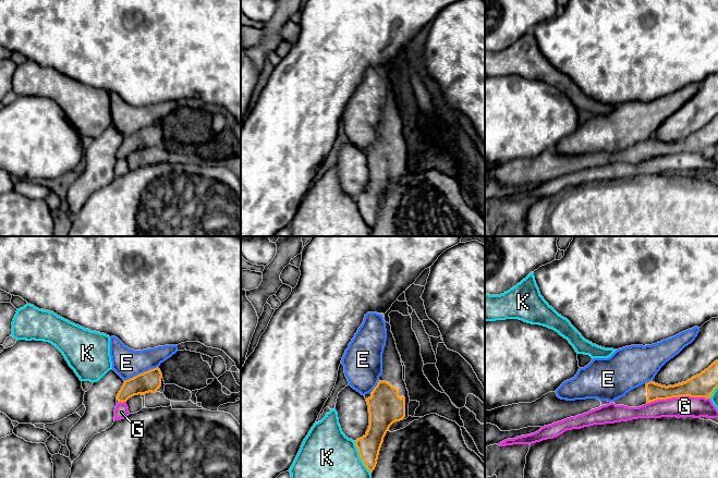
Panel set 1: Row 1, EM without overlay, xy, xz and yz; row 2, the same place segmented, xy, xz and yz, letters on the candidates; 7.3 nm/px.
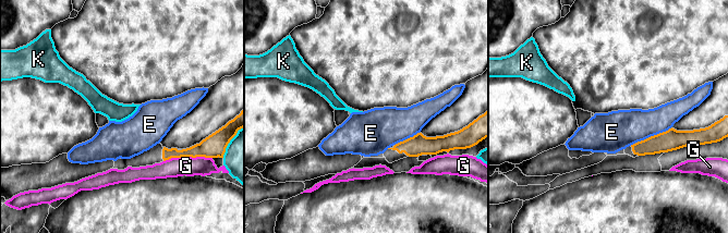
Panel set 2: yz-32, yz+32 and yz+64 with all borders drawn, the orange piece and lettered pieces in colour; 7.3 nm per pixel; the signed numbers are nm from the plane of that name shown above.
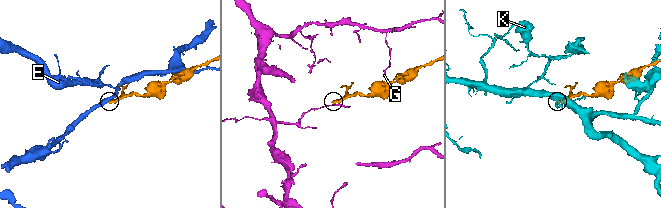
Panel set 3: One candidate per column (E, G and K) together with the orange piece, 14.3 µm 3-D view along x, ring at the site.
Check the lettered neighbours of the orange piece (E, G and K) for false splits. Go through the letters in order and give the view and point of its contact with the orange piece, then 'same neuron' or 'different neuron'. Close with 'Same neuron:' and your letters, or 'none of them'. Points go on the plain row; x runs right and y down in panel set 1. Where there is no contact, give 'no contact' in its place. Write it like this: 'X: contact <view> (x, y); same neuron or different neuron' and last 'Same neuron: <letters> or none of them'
E: contact xy (141, 130); different neuron
G: contact yz (678, 152); different neuron
K: contact xz (360, 212); different neuron
Same neuron: none of them

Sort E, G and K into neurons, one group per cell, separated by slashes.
E / G / K

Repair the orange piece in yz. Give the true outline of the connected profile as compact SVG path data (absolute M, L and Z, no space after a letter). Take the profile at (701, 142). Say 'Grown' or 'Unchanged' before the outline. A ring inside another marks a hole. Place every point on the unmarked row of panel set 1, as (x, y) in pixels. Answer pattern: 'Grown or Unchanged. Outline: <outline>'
Grown. Outline: M718 117L714 118L699 131L692 133L685 138L674 142L661 142L649 137L616 156L616 161L638 163L657 156L667 156L680 152L709 155L718 143Z

